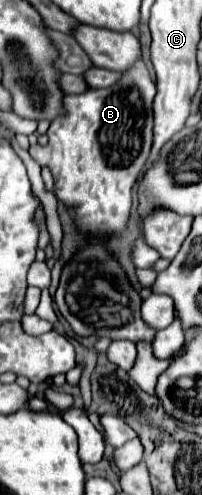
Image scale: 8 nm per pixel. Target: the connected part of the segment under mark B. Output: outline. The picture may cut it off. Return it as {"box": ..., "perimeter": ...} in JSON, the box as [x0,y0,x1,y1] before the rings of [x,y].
{"box":[29,59,155,233],"perimeter":[[[139,59],[127,71],[121,73],[121,79],[107,89],[87,89],[79,95],[65,95],[61,105],[65,107],[65,115],[53,119],[47,137],[49,143],[41,147],[39,143],[29,147],[31,157],[43,167],[49,167],[55,179],[55,197],[69,205],[71,215],[77,219],[81,229],[93,233],[113,233],[121,231],[127,225],[133,195],[131,189],[149,157],[153,145],[153,97],[155,83],[149,77],[149,71]]]}

